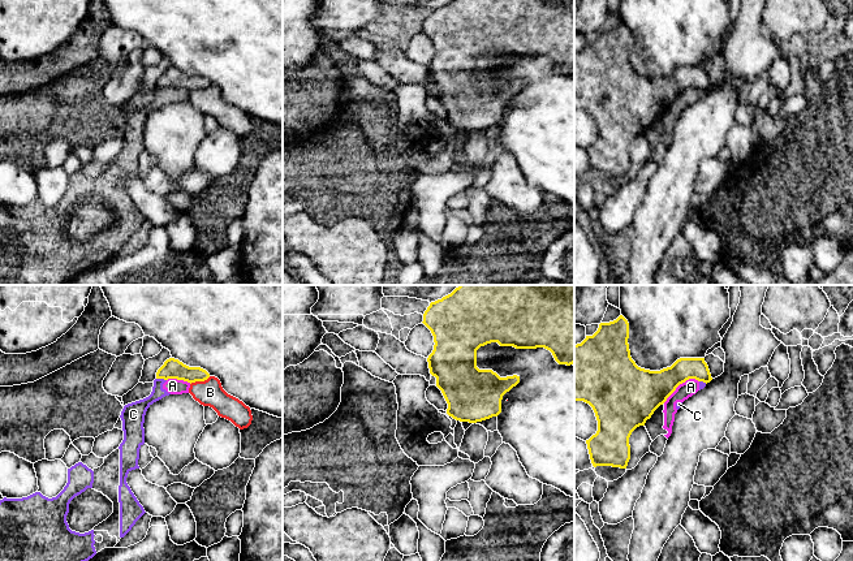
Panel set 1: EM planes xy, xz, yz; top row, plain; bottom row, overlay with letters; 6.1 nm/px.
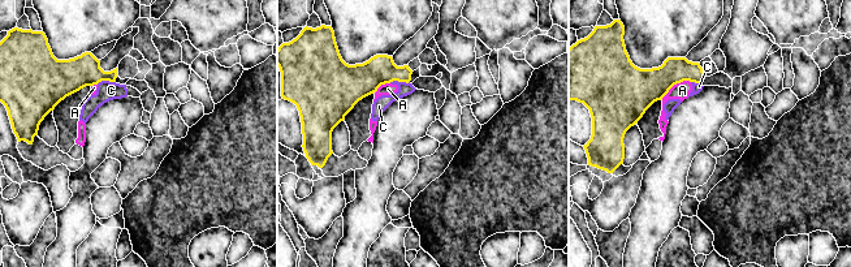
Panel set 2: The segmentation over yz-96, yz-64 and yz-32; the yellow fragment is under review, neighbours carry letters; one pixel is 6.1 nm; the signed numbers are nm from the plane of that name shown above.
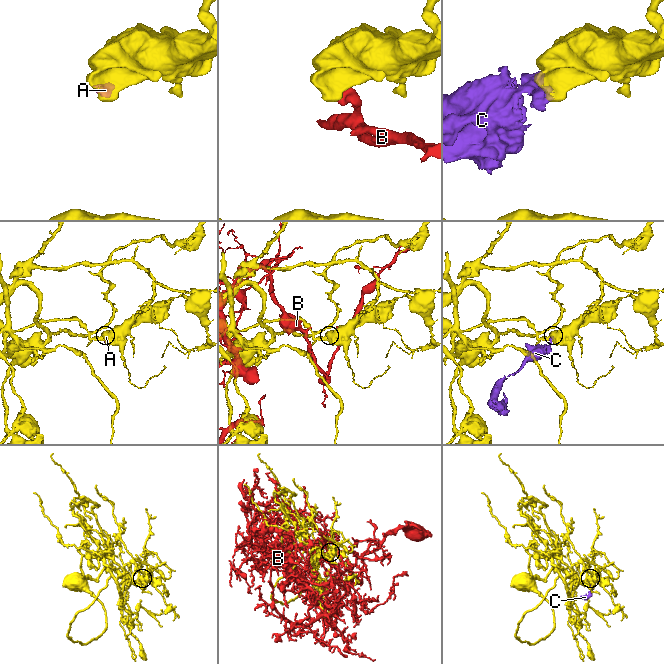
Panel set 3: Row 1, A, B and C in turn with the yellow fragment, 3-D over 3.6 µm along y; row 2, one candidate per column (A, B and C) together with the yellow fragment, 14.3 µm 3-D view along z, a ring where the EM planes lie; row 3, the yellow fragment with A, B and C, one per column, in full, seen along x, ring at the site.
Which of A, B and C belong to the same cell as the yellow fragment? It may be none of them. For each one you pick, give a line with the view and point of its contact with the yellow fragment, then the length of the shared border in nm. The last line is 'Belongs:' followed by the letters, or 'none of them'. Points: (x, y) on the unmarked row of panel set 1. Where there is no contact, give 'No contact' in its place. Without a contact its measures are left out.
Belongs: none of them

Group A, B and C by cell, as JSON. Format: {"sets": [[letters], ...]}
{"sets": [["A", "C"], ["B"]]}

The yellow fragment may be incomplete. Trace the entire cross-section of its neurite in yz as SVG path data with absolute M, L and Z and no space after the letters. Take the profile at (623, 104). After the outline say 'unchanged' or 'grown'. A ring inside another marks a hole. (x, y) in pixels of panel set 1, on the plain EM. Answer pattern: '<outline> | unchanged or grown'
M620 23L613 30L600 31L598 39L593 44L586 44L581 52L574 53L574 109L589 112L598 129L596 142L586 148L594 176L612 174L626 177L630 168L629 146L632 141L637 135L645 134L646 129L651 126L654 120L667 109L680 92L689 87L695 87L706 92L712 89L705 66L680 66L671 75L660 79L641 77L630 65L628 47L629 31Z | unchanged

